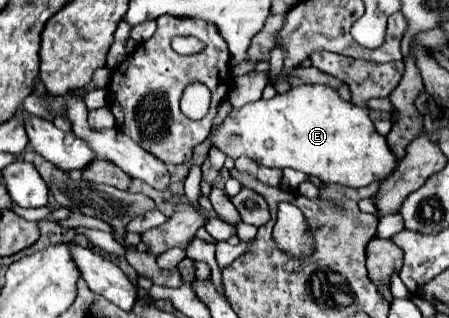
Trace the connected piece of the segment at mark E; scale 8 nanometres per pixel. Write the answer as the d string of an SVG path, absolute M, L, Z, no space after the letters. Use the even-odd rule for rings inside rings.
M301 85L293 87L287 93L275 95L265 101L259 99L255 103L247 103L243 109L233 109L225 123L211 135L213 145L223 149L229 157L237 159L241 155L251 157L265 167L275 169L297 169L307 175L319 177L323 183L337 183L345 187L365 187L373 181L383 181L397 167L397 157L387 145L387 139L377 133L373 121L369 119L367 107L357 107L339 97L339 93L325 85Z

